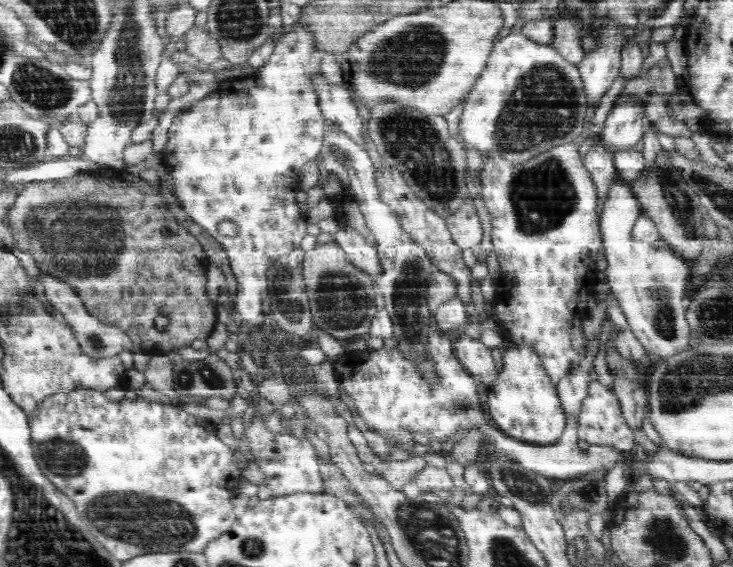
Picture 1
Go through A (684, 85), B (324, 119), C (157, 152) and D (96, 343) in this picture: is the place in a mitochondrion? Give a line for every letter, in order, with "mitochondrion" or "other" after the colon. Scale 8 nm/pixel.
A: other
B: other
C: other
D: mitochondrion

